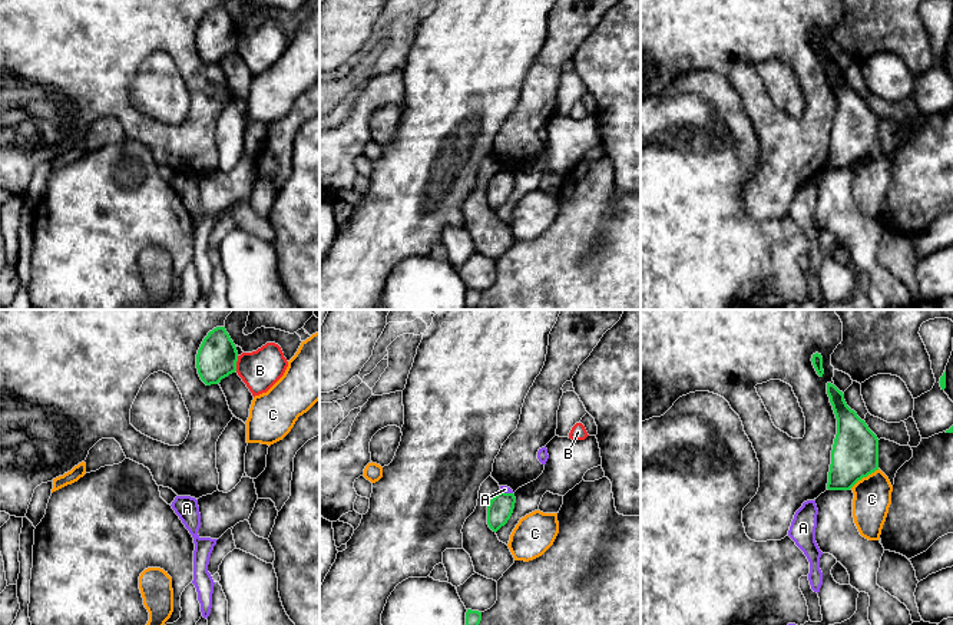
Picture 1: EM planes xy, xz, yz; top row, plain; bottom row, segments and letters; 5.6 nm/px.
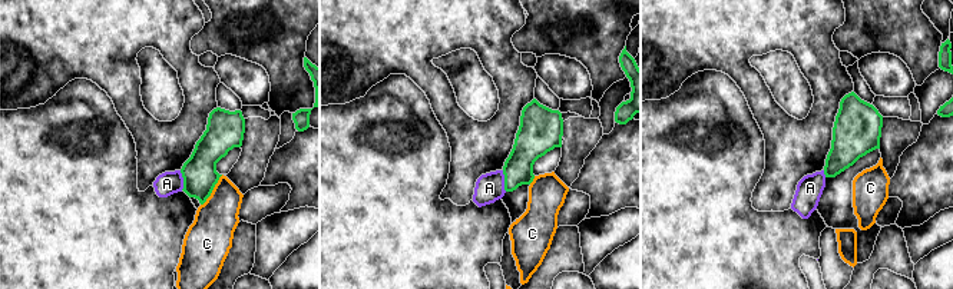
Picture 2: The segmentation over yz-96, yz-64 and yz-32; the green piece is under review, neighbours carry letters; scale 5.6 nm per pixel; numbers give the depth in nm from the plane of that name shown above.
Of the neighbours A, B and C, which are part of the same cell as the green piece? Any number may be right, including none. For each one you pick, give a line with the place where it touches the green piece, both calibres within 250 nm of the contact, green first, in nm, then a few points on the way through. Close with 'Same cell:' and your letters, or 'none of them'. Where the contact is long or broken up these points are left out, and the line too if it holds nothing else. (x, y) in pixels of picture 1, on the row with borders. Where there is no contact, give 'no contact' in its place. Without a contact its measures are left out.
Same cell: none of them

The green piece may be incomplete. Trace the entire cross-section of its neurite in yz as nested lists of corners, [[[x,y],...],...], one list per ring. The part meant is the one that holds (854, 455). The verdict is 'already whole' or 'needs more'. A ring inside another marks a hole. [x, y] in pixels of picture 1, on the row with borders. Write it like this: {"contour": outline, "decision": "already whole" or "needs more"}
{"contour": [[[827,383],[827,394],[837,419],[827,489],[850,490],[858,480],[878,470],[878,439],[847,406],[843,391]]], "decision": "already whole"}

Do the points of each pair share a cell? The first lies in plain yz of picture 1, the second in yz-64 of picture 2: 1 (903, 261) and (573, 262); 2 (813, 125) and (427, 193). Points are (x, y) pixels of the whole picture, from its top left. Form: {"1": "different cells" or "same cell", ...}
{"1": "same cell", "2": "different cells"}

